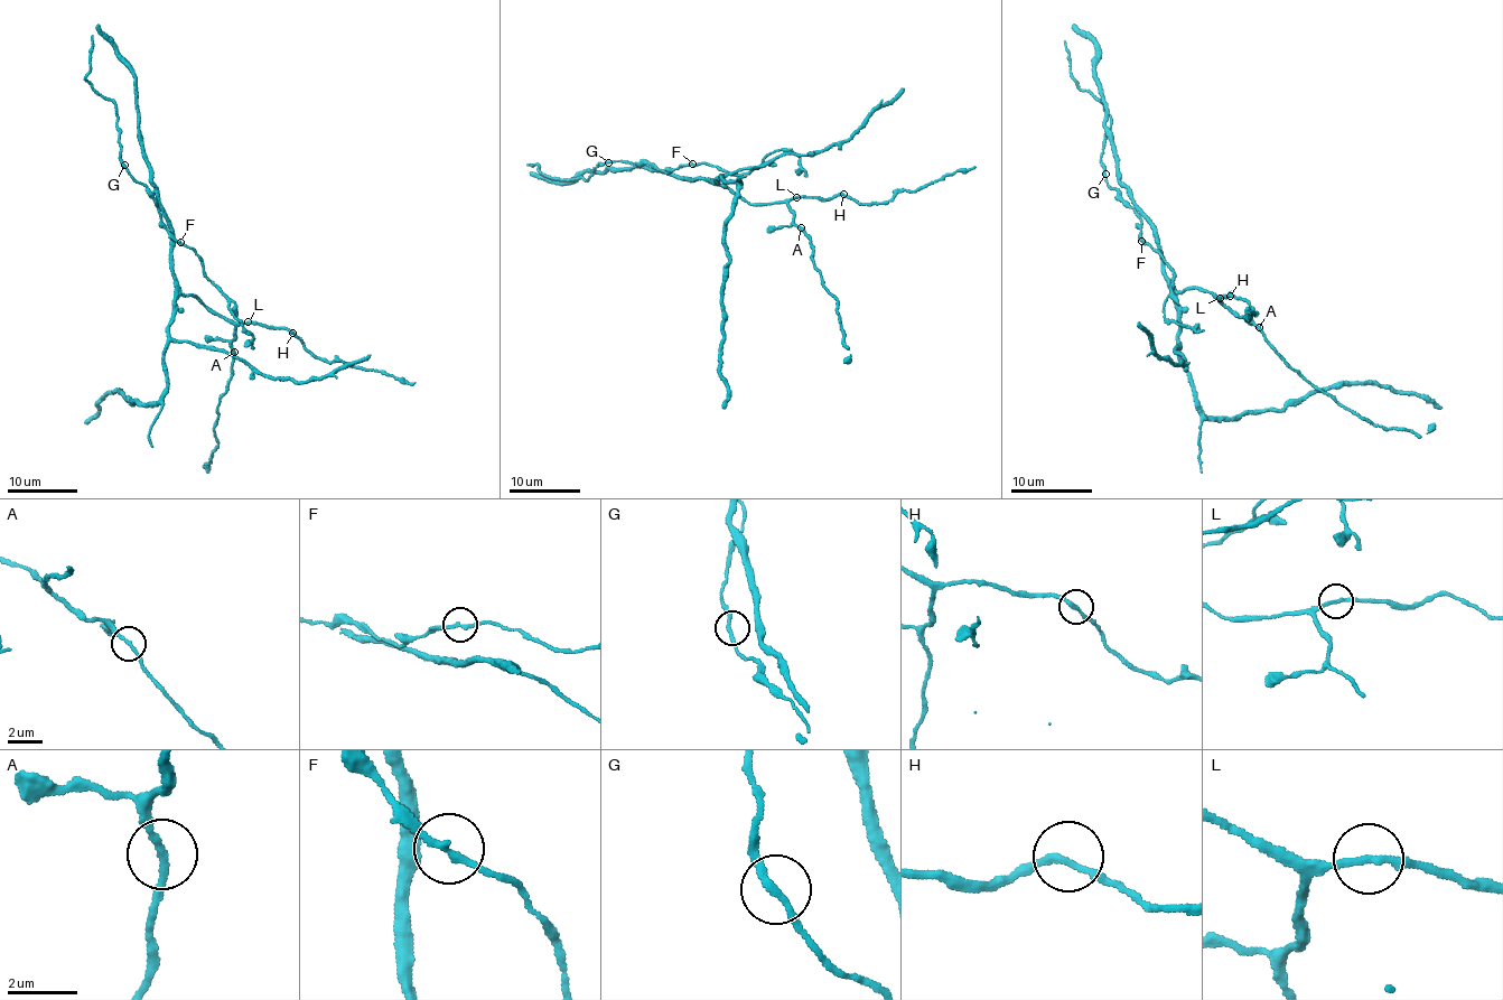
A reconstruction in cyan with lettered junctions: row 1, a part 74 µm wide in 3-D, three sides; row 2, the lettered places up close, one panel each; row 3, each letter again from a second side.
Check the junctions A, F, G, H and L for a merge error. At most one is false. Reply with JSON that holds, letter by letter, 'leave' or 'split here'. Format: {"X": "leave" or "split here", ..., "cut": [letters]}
{"A": "split here", "F": "leave", "G": "leave", "H": "leave", "L": "leave", "cut": ["A"]}

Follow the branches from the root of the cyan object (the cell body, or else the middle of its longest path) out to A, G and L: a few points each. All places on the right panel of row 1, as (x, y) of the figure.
A: (1179, 316), (1176, 296), (1185, 289), (1198, 287), (1214, 293), (1240, 317), (1248, 318), (1259, 327)
G: (1179, 316), (1172, 283), (1165, 277), (1165, 256), (1157, 243), (1156, 227), (1109, 185), (1105, 174)
L: (1179, 316), (1175, 298), (1185, 289), (1198, 287), (1214, 293), (1219, 301), (1220, 298)

